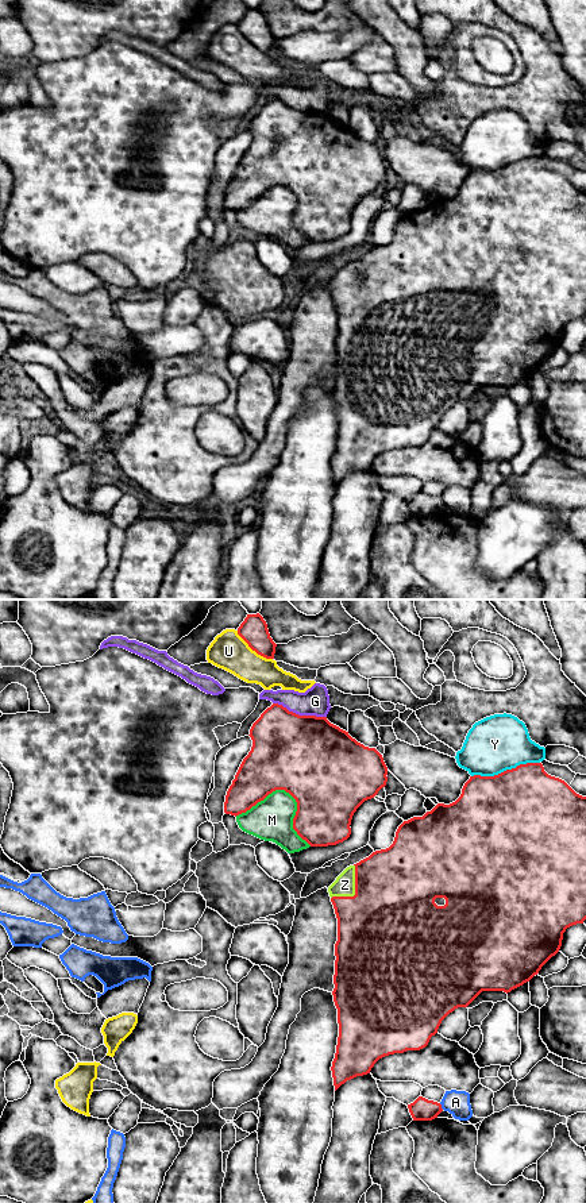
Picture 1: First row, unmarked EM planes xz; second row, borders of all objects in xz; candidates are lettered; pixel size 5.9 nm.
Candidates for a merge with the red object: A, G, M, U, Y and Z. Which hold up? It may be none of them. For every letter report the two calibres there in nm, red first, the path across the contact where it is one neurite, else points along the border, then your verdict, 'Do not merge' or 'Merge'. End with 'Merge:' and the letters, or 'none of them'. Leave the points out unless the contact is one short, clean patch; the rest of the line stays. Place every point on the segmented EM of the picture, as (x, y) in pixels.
A: Thickness 140 nm (red) against 140 nm. Do not merge
G: Thickness 480 nm (red) against 170 nm. Do not merge
M: Thickness 500 nm (red) against 260 nm. Do not merge
U: Thickness 160 nm (red) against 220 nm. Do not merge
Y: Thickness 500 nm (red) against 340 nm. Do not merge
Z: Thickness 500 nm (red) against 130 nm. Path across: xz (393, 909), (382, 901), (355, 891), (344, 885). Merge
Merge: Z

